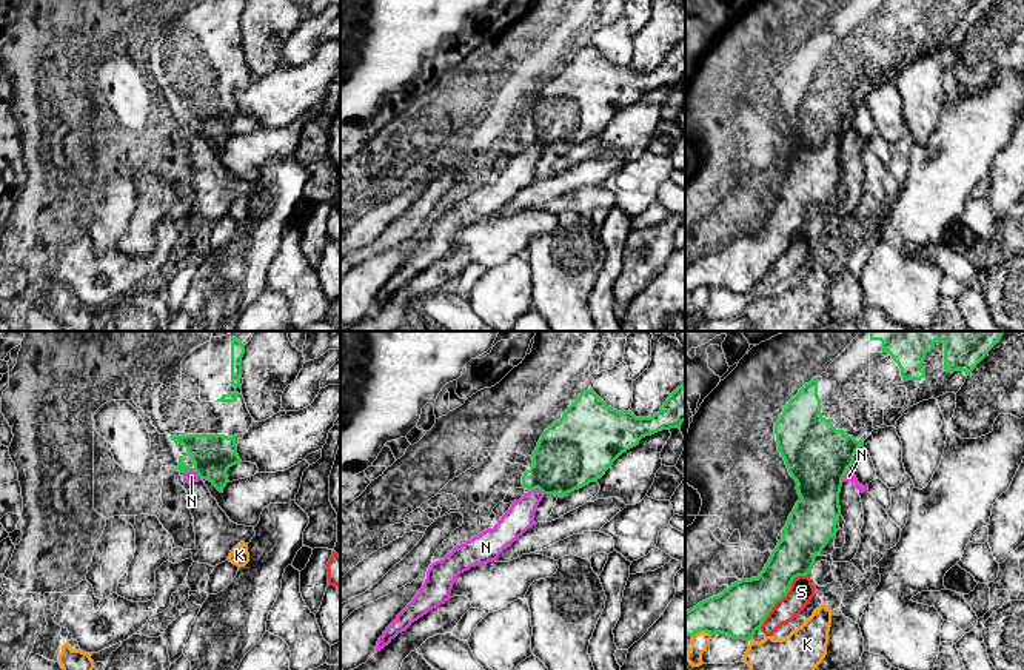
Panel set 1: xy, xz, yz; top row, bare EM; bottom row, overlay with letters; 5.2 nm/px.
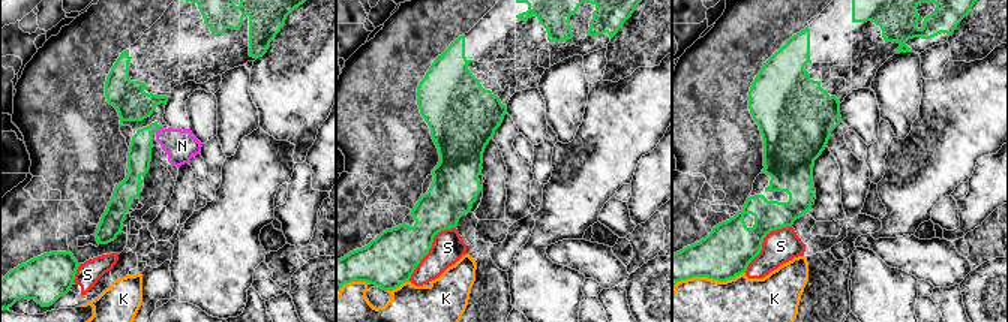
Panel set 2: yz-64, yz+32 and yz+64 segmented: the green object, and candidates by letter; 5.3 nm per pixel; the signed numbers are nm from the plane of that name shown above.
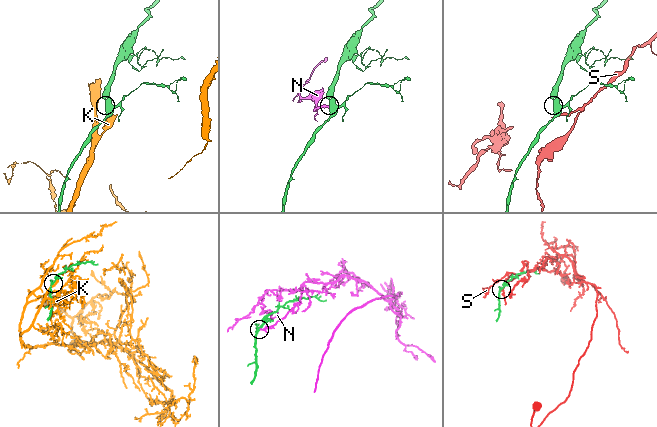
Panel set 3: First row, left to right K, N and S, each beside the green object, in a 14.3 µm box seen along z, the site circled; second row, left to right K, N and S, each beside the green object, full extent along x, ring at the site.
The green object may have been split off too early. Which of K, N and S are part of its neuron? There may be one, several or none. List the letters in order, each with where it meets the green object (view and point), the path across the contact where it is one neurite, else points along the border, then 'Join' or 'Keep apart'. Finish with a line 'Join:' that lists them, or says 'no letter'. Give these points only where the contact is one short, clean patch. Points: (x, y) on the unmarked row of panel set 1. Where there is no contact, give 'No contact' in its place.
K: Touches green at yz (701, 285). Keep apart
N: Touches green at xy (193, 123). Boundary: xy (184, 127), (193, 125), (200, 134). Keep apart
S: Touches green at yz (783, 251). Keep apart
Join: no letter

